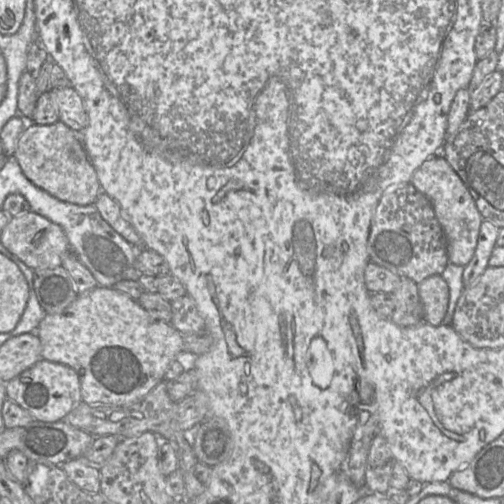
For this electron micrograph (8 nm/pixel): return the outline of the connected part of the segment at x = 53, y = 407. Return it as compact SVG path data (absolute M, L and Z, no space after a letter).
M46 359L39 360L5 384L7 398L26 409L35 420L57 422L69 414L81 401L81 382L71 367Z

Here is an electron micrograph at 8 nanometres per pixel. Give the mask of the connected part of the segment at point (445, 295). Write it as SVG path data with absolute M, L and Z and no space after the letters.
M432 275L418 284L424 309L424 322L433 326L443 324L449 305L449 286L441 275Z

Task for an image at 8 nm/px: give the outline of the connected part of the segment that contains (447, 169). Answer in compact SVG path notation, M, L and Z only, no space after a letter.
M436 153L426 159L413 173L410 183L429 199L434 208L445 235L449 262L465 267L475 253L483 219L463 181L444 155Z

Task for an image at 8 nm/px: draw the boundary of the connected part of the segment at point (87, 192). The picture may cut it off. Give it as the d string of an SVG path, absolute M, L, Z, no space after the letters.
M26 121L26 126L16 142L14 156L28 180L61 201L91 205L102 192L96 170L81 140L81 134L61 121L50 125Z

